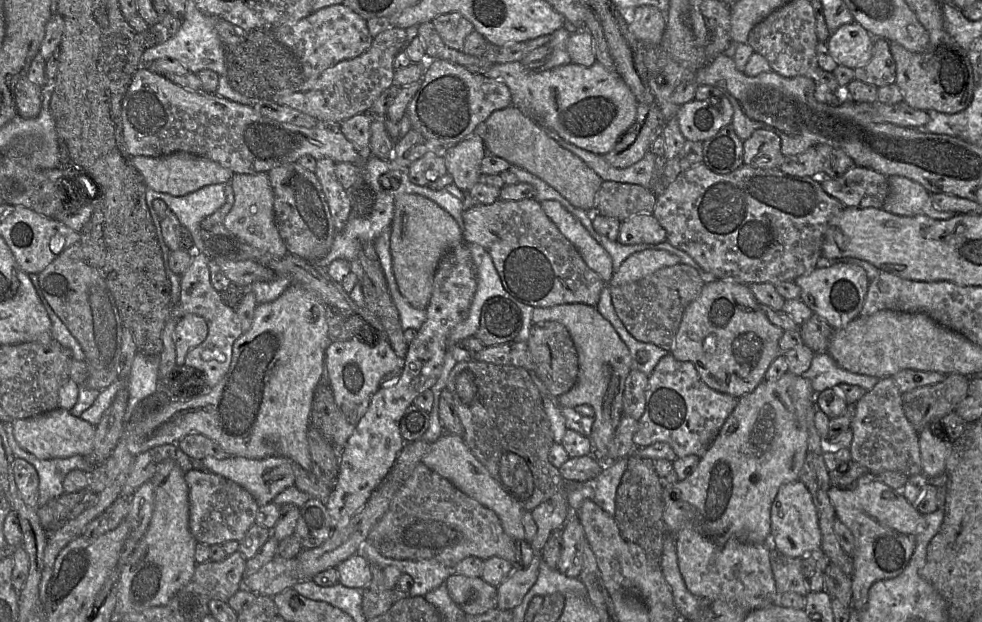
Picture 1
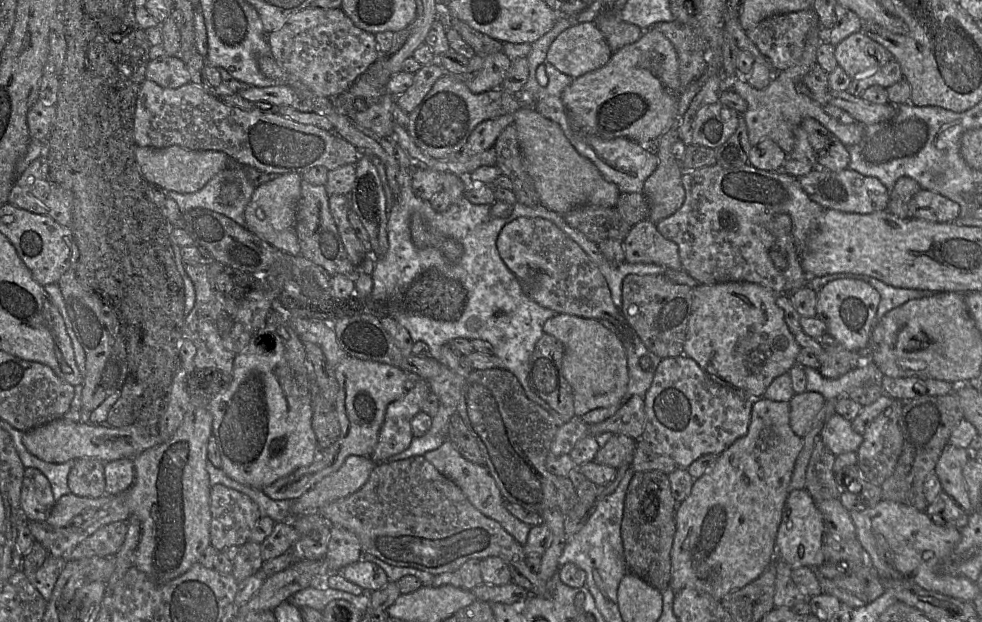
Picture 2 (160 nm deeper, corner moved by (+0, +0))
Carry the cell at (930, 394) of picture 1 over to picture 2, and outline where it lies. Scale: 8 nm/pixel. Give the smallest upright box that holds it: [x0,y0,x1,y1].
[880,391,964,512]

